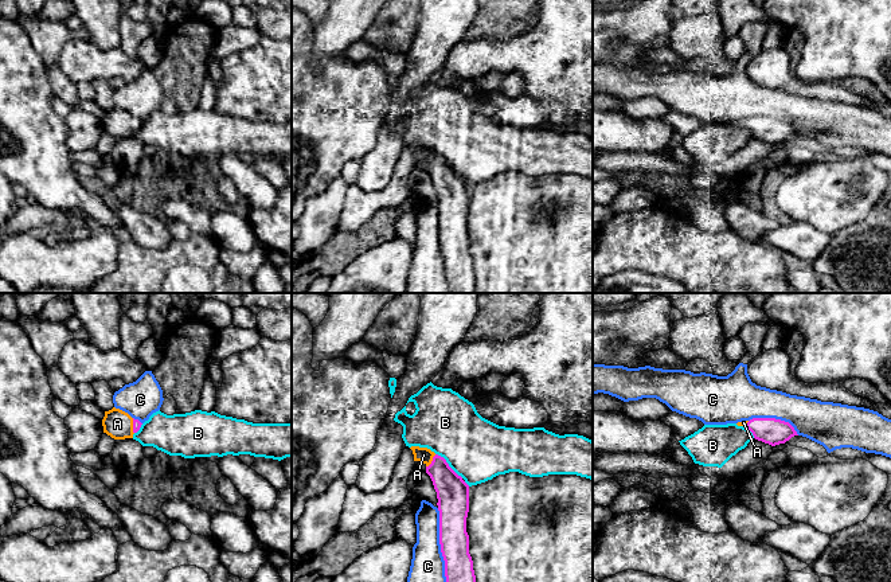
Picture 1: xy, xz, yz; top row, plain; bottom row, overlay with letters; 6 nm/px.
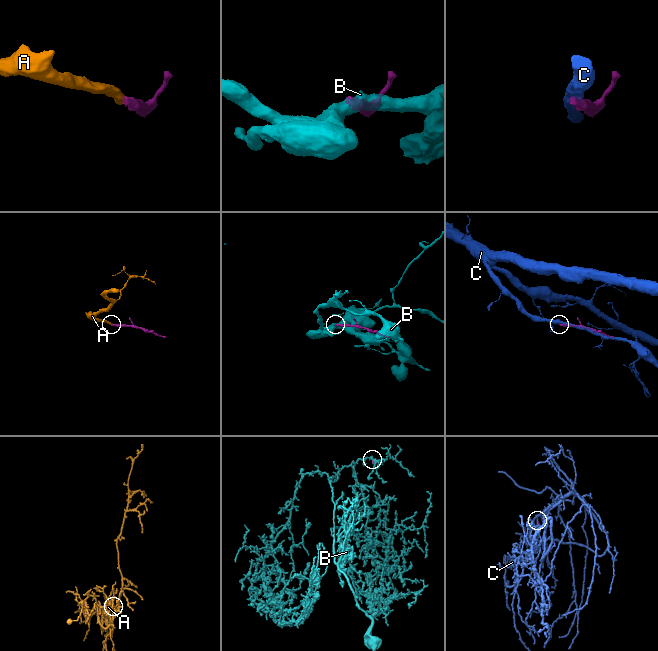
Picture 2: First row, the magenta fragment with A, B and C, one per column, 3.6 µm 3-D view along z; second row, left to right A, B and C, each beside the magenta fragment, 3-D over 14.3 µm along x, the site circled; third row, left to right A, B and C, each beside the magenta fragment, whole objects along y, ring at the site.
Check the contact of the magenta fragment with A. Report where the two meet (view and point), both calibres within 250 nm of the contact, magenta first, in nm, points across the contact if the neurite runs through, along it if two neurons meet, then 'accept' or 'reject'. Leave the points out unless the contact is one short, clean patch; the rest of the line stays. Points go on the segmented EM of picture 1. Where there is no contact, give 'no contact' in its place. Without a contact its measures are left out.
contact xz (432, 461); calibres 190 and 90 nm; way xz (452, 491), (432, 461), (423, 454); accept

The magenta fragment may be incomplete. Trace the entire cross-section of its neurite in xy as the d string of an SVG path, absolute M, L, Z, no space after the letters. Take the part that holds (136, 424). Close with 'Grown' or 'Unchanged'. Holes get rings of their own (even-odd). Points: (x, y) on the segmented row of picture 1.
M116 407L105 411L102 419L103 433L114 440L133 438L133 434L140 430L141 425L138 419Z. Grown

